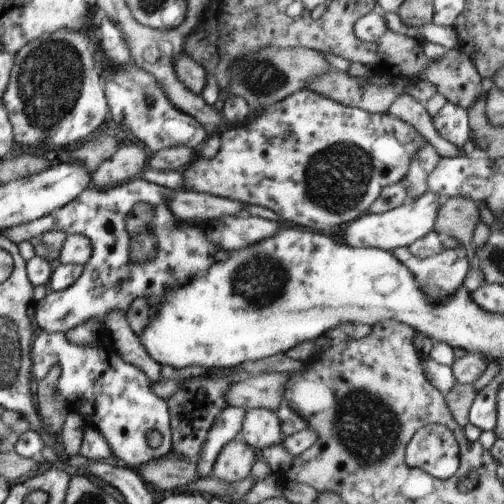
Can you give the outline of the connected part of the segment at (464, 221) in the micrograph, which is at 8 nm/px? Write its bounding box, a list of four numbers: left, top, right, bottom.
[433,197,481,254]

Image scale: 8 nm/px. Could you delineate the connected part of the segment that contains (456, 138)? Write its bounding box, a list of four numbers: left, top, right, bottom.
[431,101,470,149]

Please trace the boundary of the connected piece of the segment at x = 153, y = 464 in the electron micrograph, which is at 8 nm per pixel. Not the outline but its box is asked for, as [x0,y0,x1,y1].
[138,453,199,491]

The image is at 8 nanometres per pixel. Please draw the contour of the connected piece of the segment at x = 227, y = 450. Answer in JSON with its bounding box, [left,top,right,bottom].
[211,438,255,482]

